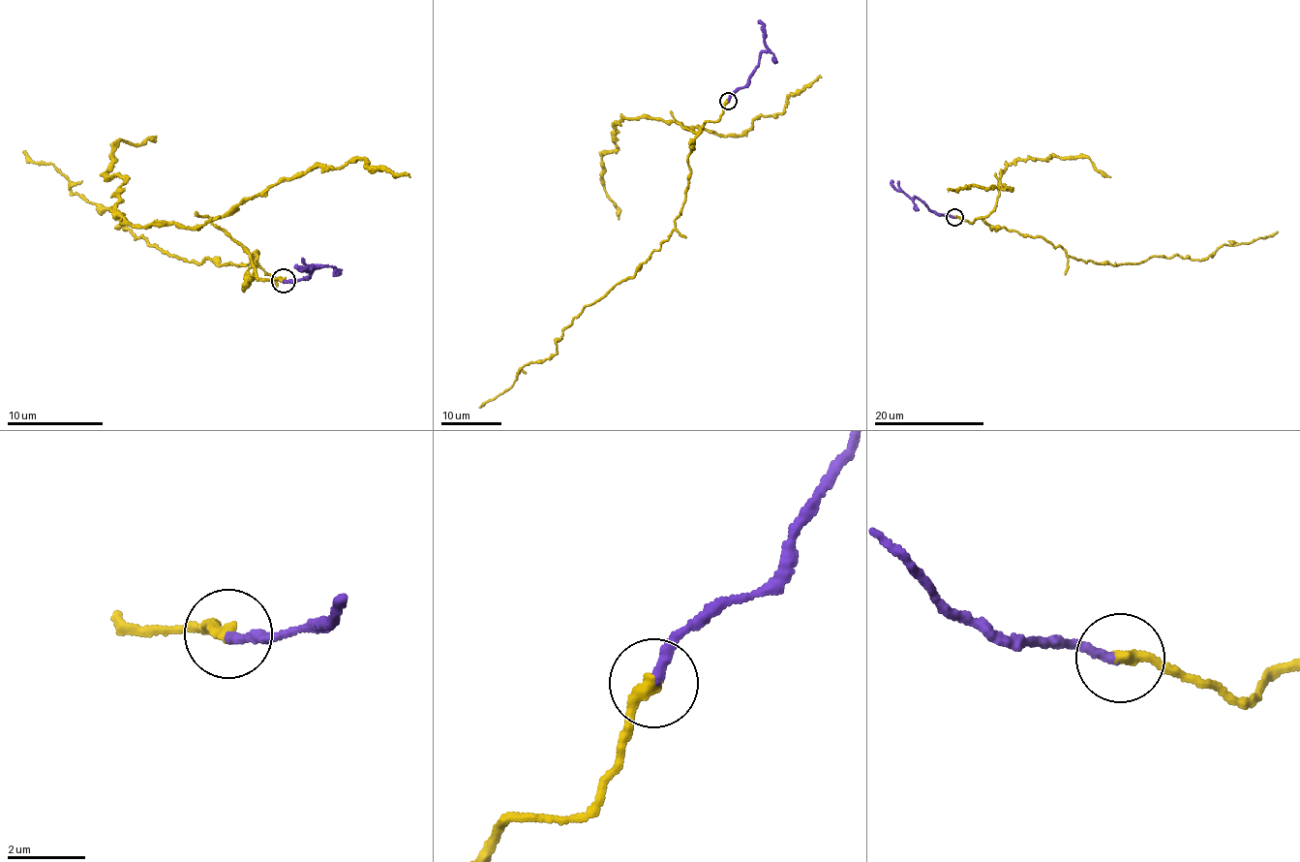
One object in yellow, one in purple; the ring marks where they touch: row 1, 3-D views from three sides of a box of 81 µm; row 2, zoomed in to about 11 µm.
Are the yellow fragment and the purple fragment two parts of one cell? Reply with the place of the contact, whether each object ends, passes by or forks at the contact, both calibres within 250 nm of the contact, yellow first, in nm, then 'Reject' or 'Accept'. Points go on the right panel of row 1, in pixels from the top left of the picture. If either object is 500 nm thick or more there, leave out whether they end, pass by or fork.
Place: (954, 217). At the ring yellow ends. At the ring purple ends. Thickness 320 nm (yellow) against 240 nm. Reject

